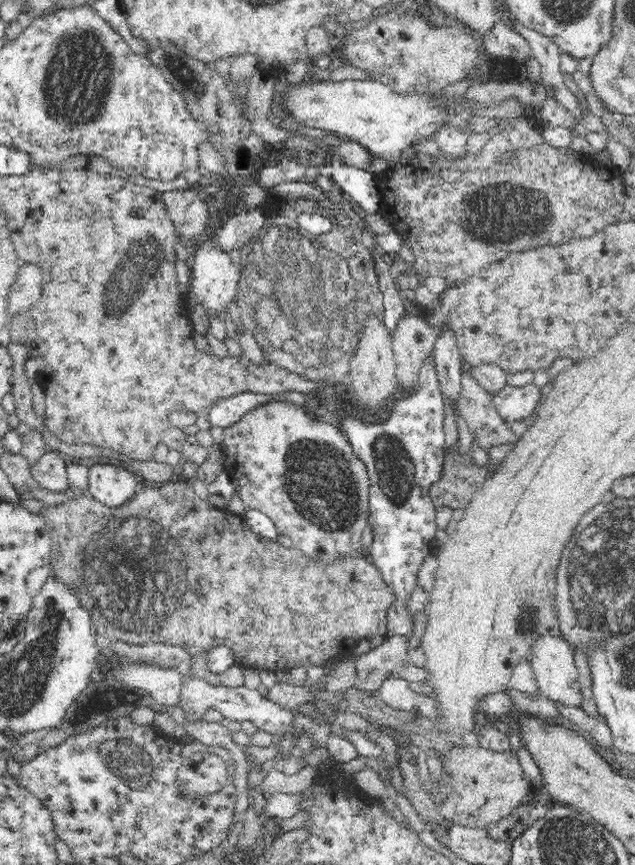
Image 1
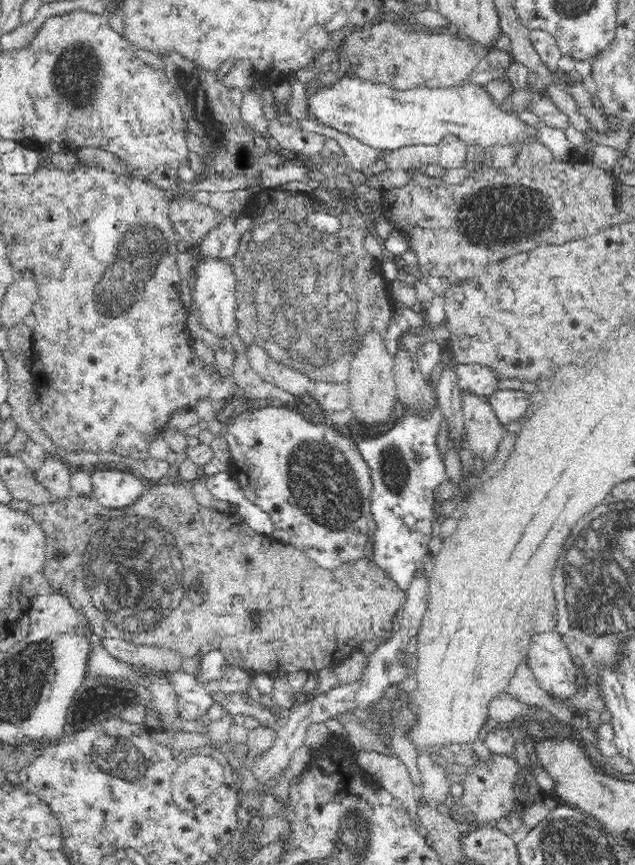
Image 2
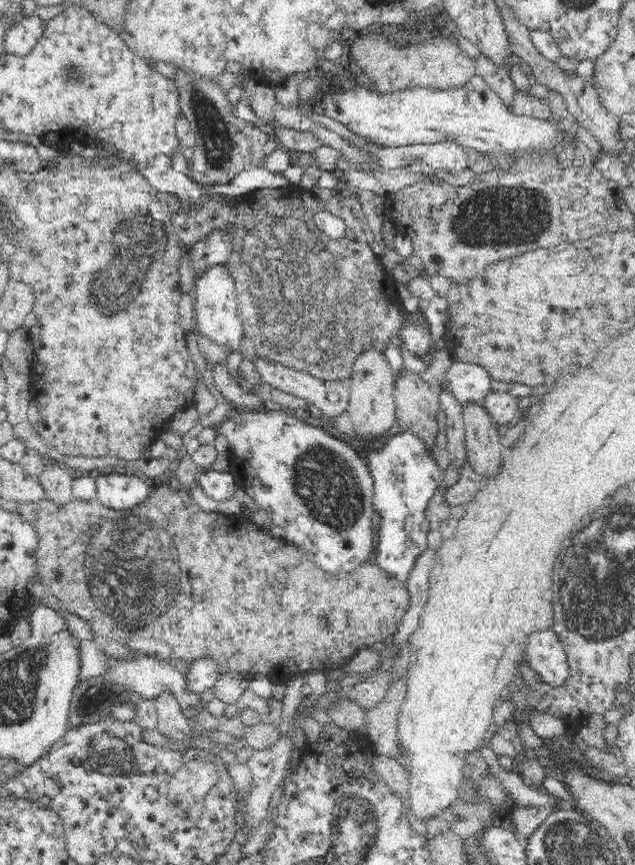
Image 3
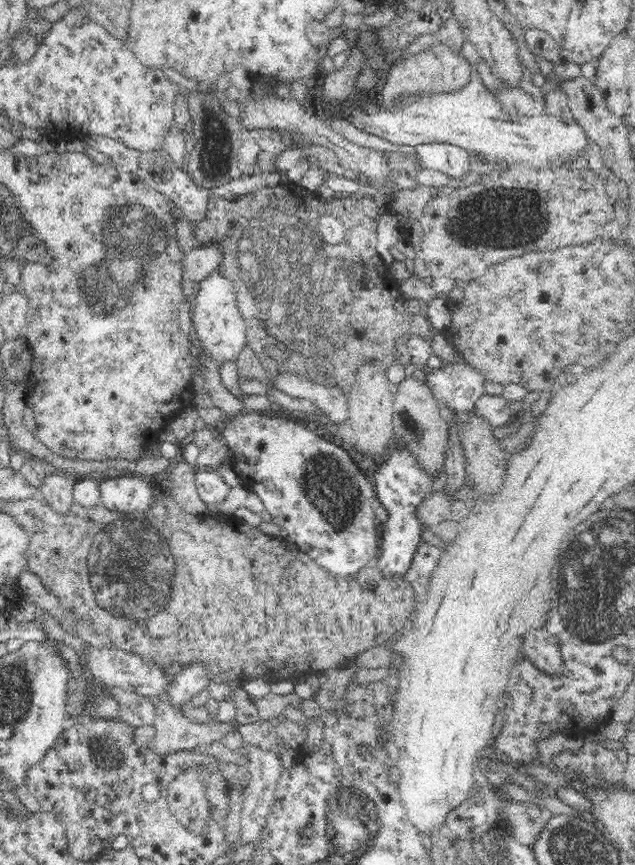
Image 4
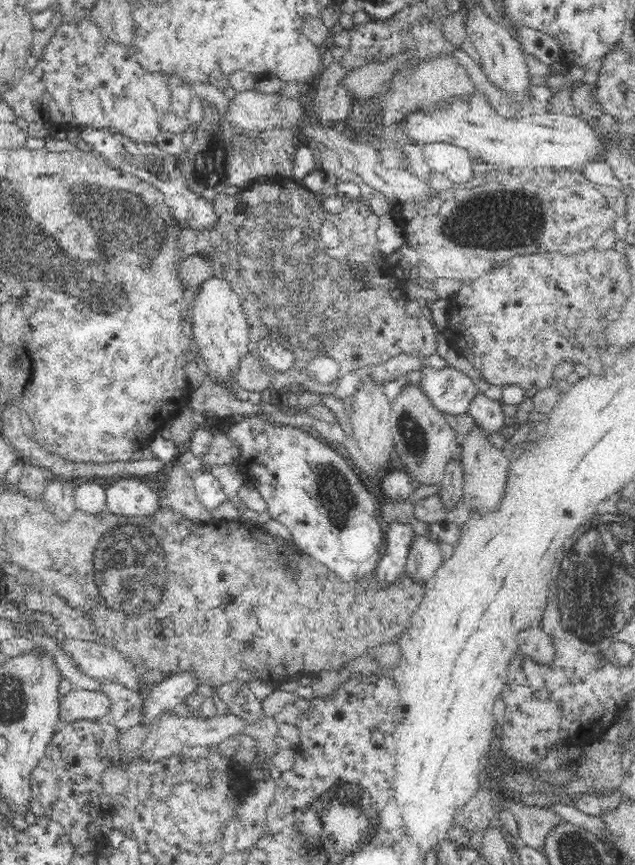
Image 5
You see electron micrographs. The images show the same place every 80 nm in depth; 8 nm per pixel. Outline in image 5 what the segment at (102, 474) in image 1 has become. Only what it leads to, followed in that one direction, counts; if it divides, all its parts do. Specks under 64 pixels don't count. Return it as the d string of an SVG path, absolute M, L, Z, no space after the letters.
M132 478L105 483L108 512L120 518L132 515L147 527L152 514L165 503L156 488L152 479Z

